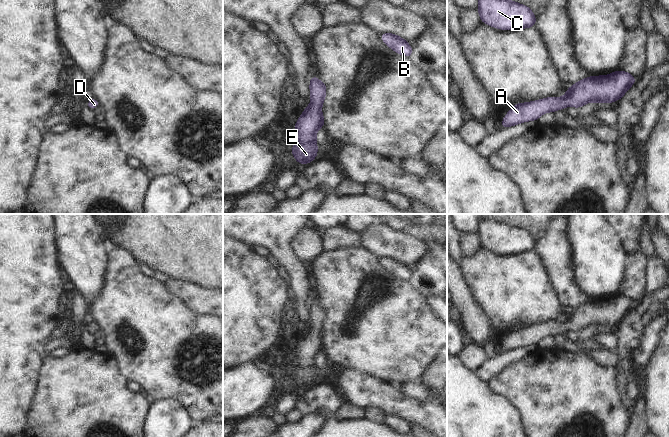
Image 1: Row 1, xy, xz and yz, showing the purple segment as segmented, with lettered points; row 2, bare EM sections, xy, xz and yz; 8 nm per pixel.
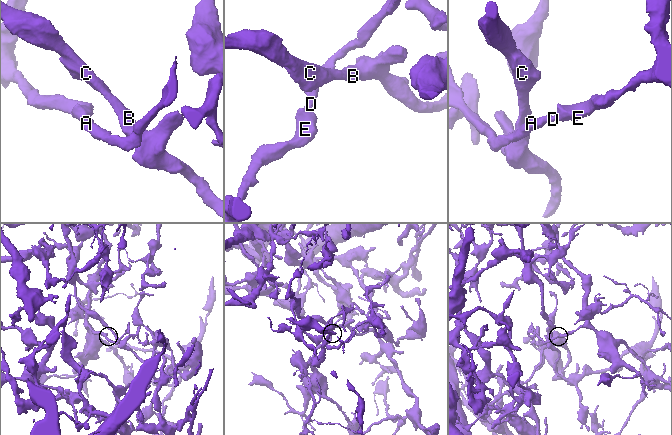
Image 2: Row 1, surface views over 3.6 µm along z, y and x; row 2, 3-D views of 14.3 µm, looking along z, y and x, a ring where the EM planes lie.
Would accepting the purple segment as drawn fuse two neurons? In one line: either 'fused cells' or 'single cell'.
single cell

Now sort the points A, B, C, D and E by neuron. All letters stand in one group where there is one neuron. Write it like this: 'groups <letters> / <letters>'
groups A B C D E

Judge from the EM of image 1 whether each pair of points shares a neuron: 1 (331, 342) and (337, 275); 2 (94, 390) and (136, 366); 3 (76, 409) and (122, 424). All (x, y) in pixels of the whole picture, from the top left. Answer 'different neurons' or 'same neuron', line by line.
1: same neuron
2: different neurons
3: same neuron

